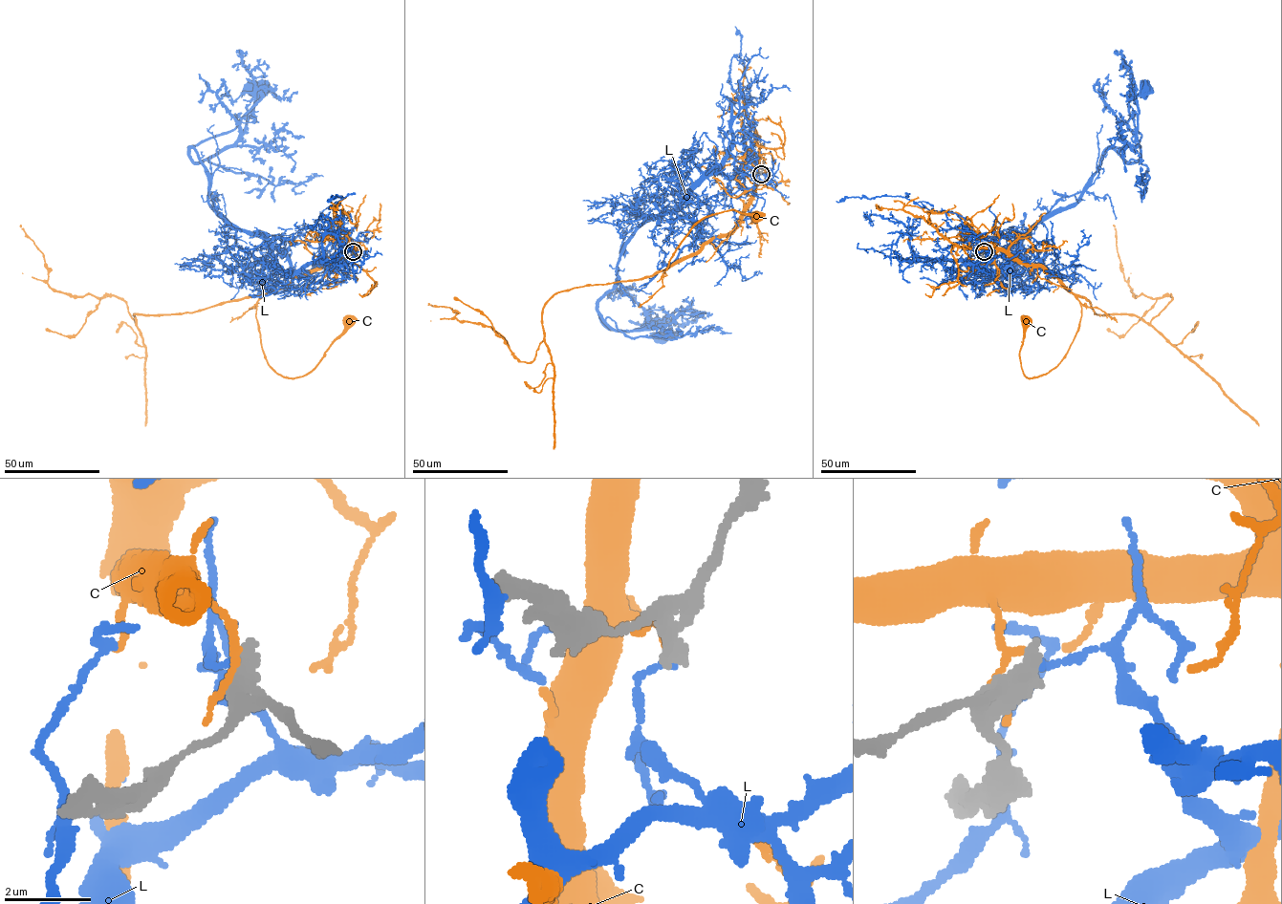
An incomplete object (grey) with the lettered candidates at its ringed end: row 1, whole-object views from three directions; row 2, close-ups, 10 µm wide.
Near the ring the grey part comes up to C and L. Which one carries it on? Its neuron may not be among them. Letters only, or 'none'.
none

